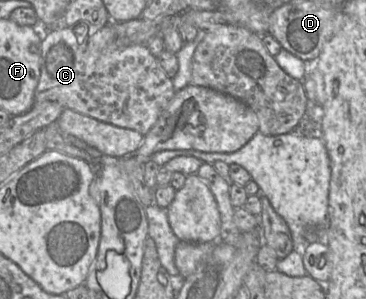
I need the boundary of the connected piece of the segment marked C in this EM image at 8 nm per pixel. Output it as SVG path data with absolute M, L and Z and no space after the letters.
M113 21L79 41L65 25L44 29L40 77L34 104L55 101L99 121L135 130L141 135L156 123L175 94L170 78L146 44L118 46Z

